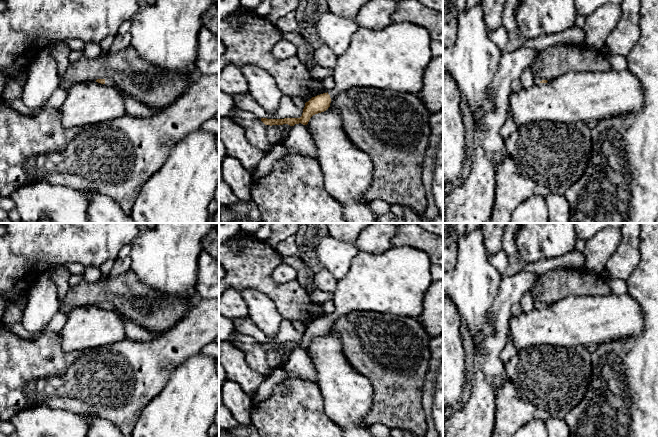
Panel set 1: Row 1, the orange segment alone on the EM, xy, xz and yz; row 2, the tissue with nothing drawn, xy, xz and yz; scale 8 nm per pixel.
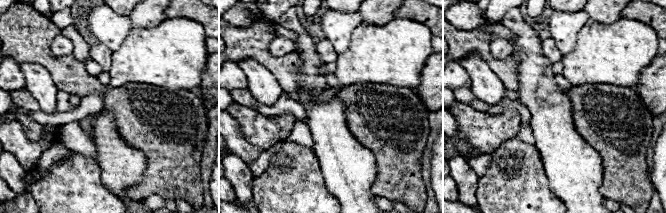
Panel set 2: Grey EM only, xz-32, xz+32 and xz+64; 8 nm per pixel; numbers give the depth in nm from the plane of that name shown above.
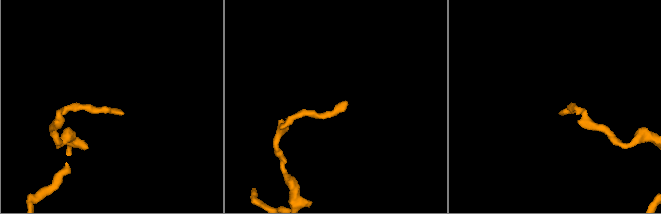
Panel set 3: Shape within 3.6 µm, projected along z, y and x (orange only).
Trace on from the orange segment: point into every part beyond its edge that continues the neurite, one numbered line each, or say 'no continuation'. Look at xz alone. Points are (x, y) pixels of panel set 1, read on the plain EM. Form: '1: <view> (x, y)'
1: xz (395, 282)

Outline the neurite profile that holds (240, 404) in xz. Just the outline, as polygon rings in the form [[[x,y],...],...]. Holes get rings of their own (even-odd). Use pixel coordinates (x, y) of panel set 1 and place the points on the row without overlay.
[[[226,380],[221,387],[222,405],[227,407],[239,426],[252,423],[251,415],[254,403],[242,387],[232,380]]]

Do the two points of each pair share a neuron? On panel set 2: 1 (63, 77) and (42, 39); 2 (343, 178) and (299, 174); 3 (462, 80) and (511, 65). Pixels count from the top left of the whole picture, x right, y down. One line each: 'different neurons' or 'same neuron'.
1: same neuron
2: different neurons
3: different neurons

